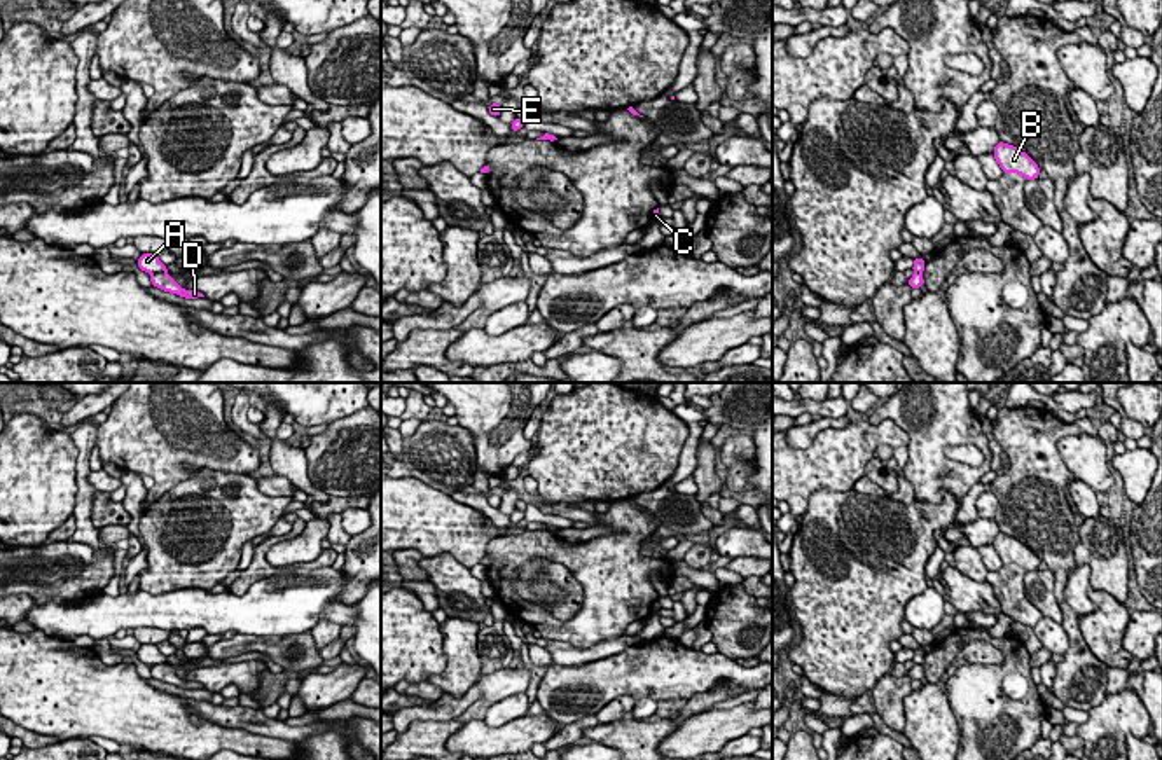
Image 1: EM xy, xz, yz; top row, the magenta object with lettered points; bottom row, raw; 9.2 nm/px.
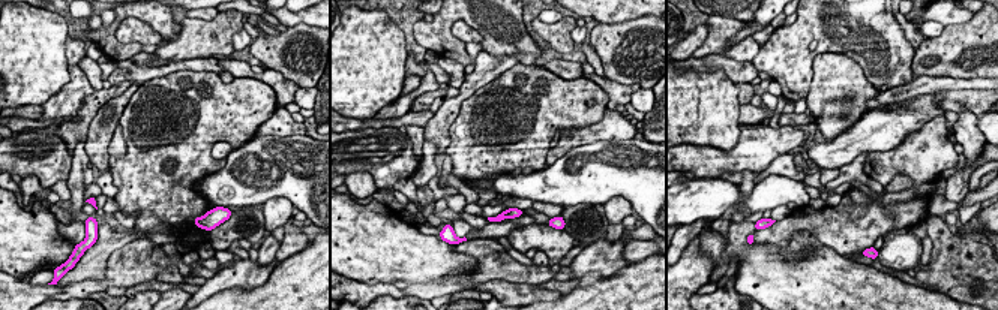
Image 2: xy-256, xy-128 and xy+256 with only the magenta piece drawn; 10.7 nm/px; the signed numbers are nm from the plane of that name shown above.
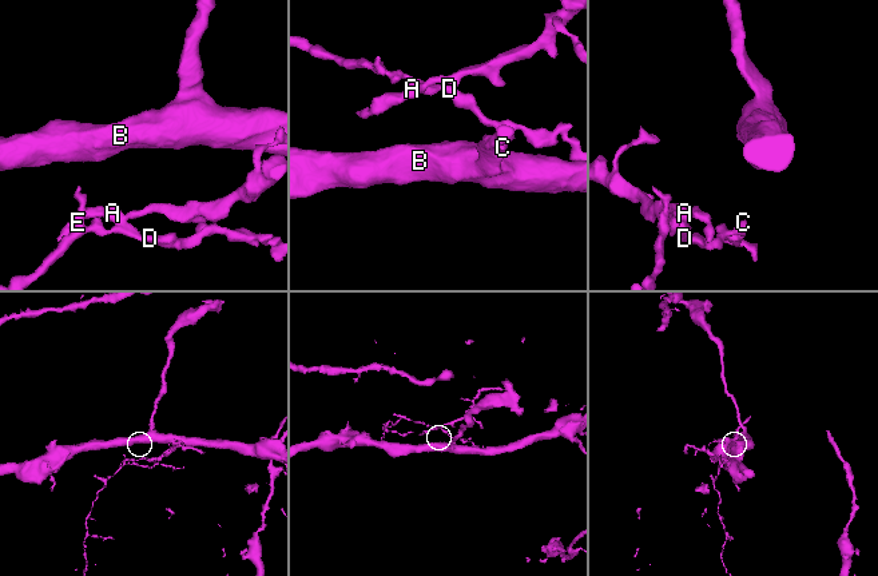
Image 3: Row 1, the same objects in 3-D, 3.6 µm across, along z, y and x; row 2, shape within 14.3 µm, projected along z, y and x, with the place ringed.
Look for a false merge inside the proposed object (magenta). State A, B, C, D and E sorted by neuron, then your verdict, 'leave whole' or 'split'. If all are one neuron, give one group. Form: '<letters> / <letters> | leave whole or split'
A B / C D E | split

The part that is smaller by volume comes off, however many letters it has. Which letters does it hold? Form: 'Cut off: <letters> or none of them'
Cut off: C, D, E

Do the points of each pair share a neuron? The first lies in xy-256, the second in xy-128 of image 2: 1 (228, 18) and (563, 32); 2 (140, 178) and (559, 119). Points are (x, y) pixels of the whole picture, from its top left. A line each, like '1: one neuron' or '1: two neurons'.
1: one neuron
2: one neuron

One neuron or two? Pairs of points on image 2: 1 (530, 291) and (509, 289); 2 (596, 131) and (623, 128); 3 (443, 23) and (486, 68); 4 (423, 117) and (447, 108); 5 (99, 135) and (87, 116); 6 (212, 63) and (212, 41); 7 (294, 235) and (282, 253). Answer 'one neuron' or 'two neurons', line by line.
1: one neuron
2: one neuron
3: two neurons
4: two neurons
5: two neurons
6: two neurons
7: one neuron

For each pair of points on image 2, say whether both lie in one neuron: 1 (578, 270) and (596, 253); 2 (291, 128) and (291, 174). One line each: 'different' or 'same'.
1: same
2: different

